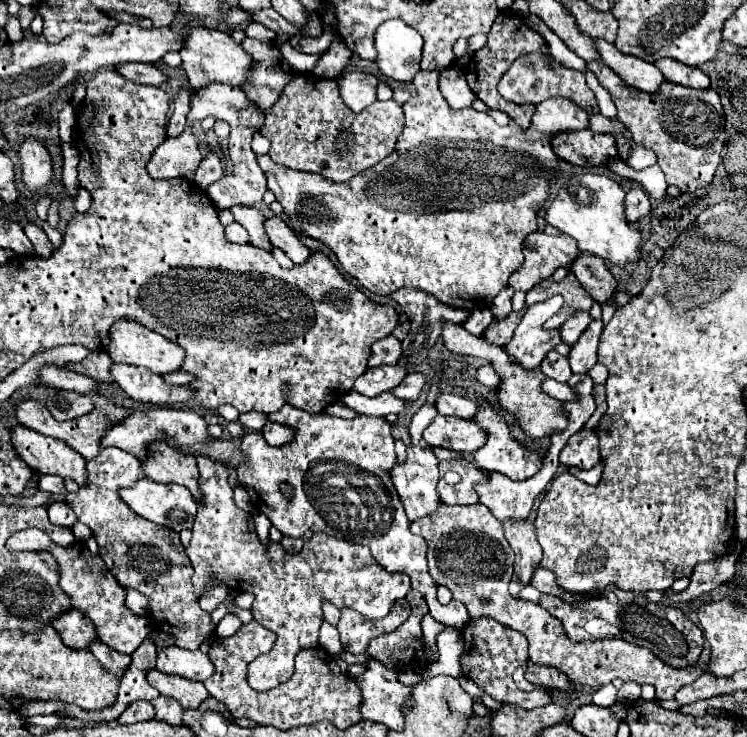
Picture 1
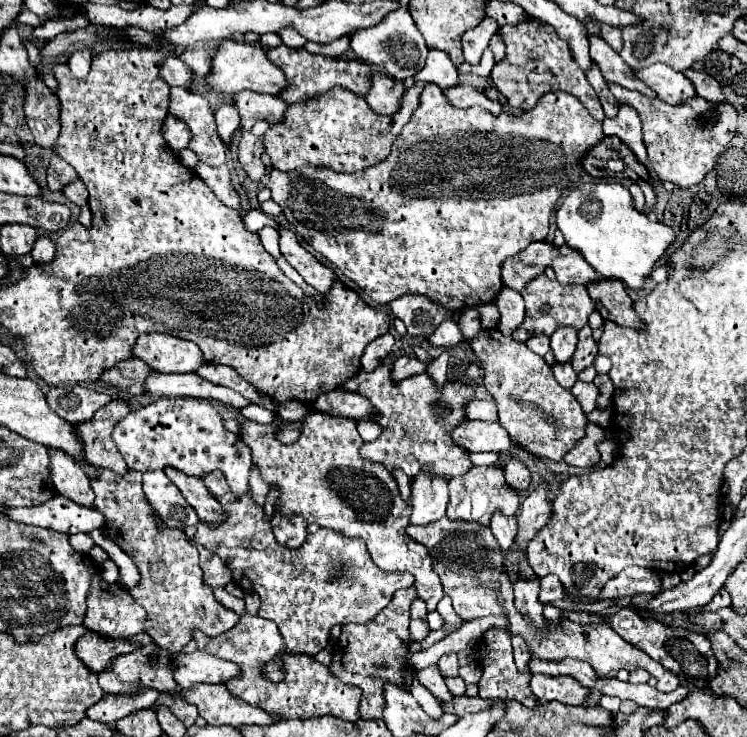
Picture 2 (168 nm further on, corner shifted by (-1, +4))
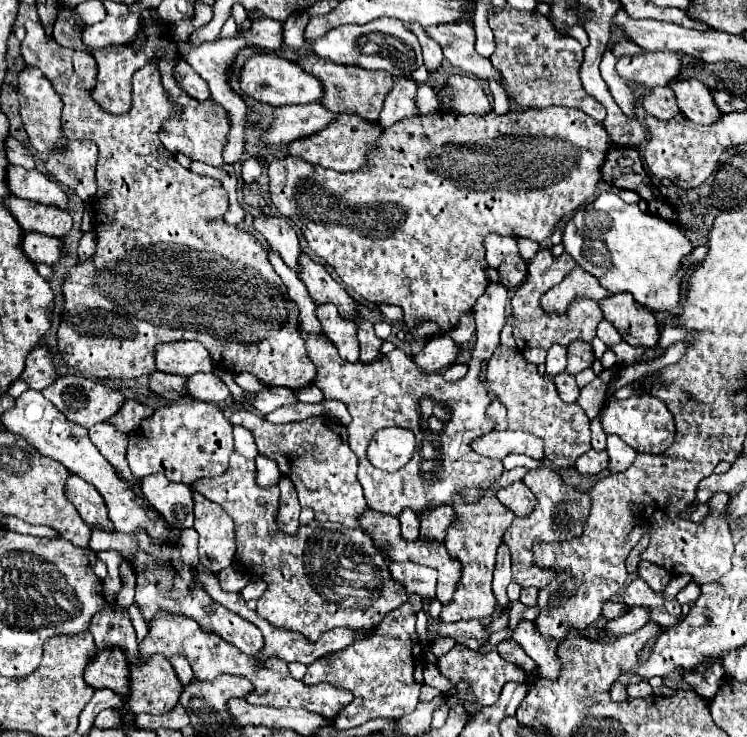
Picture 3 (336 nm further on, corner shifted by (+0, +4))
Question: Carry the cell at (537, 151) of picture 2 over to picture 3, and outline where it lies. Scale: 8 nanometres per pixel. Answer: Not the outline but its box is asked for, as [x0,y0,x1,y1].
[268,106,610,346]

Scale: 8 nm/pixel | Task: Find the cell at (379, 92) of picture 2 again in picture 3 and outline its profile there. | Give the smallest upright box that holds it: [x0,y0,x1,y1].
[378,78,420,128]

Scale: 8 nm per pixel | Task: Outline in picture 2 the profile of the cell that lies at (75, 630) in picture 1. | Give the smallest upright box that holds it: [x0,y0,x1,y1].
[75,632,153,672]

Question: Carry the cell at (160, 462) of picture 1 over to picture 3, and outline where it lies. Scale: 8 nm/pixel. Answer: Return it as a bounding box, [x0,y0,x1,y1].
[194,492,236,574]

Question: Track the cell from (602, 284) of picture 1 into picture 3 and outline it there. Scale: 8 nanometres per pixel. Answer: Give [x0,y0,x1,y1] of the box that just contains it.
[600,294,660,348]

